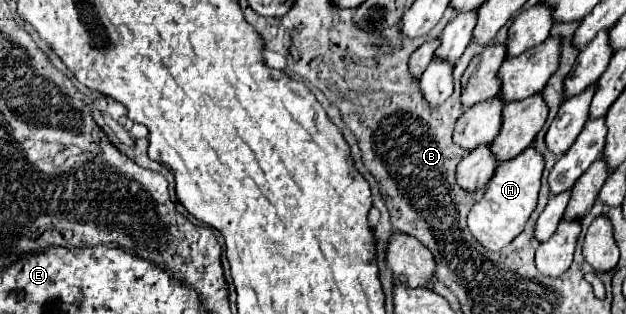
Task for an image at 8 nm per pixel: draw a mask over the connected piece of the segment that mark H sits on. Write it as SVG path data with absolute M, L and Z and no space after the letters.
M527 148L519 158L513 158L511 162L505 162L503 166L497 166L493 178L487 184L487 190L483 198L471 208L467 216L467 226L473 234L473 238L487 250L503 250L511 240L523 230L527 218L537 206L537 192L541 186L541 172L543 172L543 156Z

